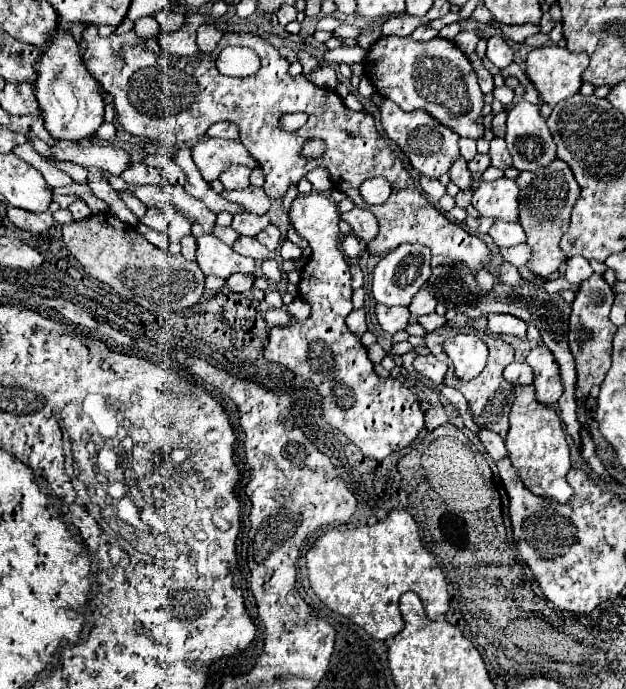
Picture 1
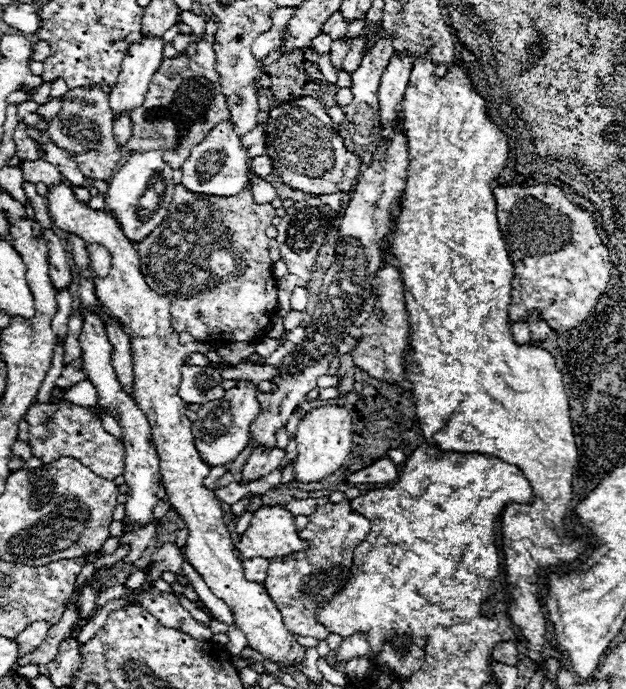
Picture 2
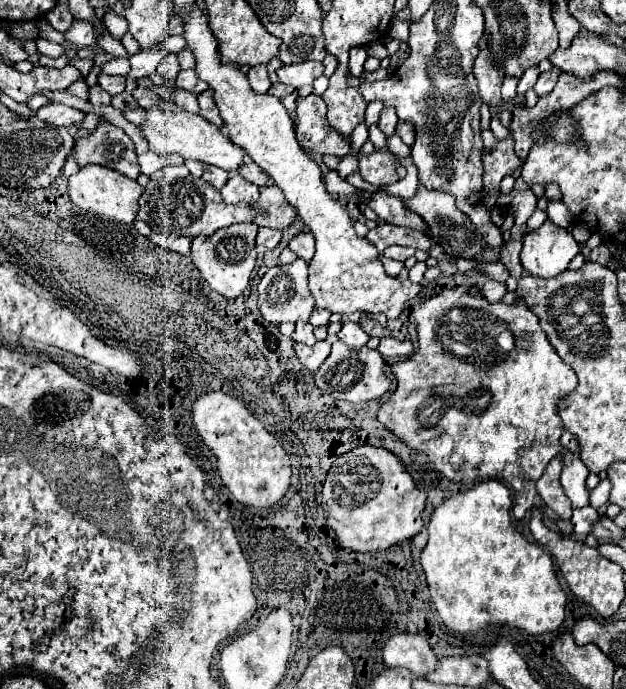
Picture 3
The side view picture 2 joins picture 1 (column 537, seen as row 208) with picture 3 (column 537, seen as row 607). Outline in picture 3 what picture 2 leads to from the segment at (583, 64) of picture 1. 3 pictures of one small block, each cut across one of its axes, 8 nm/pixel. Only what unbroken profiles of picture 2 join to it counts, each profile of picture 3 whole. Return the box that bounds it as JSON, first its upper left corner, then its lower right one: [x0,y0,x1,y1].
[520,220,580,278]

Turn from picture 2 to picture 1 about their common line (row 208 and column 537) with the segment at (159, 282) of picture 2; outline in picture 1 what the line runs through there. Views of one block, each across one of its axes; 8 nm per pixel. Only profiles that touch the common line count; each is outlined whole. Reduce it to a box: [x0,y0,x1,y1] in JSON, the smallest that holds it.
[516,160,580,276]

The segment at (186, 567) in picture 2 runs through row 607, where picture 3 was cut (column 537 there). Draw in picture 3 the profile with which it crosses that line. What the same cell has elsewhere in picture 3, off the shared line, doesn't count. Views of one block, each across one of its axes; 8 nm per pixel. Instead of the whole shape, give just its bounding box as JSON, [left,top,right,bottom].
[526,208,548,233]

